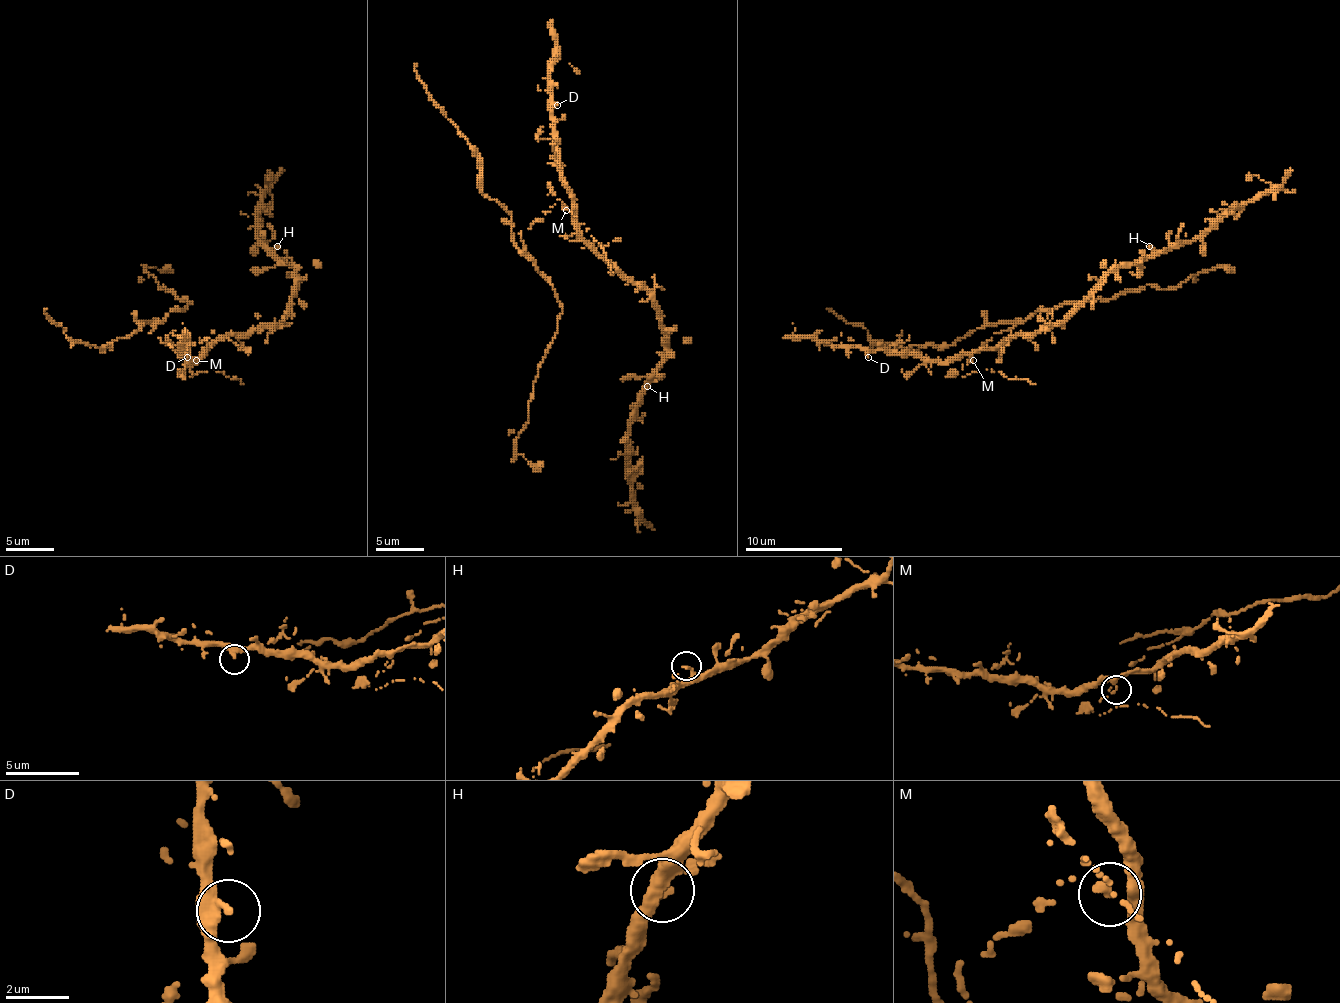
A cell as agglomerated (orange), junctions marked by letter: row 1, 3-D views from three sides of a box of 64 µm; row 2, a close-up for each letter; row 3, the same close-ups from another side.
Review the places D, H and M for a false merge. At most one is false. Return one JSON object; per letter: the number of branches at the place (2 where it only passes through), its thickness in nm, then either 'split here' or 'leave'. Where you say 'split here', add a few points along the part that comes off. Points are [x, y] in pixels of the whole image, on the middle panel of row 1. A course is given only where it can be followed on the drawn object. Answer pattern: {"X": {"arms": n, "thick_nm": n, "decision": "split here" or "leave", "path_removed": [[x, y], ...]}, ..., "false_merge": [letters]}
{"D": {"arms": 1, "thick_nm": 280, "decision": "leave"}, "H": {"arms": 1, "thick_nm": 280, "decision": "leave"}, "M": {"arms": 1, "thick_nm": 280, "decision": "split here", "path_removed": [[567, 209], [557, 199], [521, 231], [562, 309], [516, 440], [519, 454], [543, 466]]}, "false_merge": ["M"]}

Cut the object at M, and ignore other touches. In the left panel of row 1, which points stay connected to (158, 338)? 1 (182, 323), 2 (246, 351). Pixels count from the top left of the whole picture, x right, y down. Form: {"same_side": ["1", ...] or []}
{"same_side": []}

